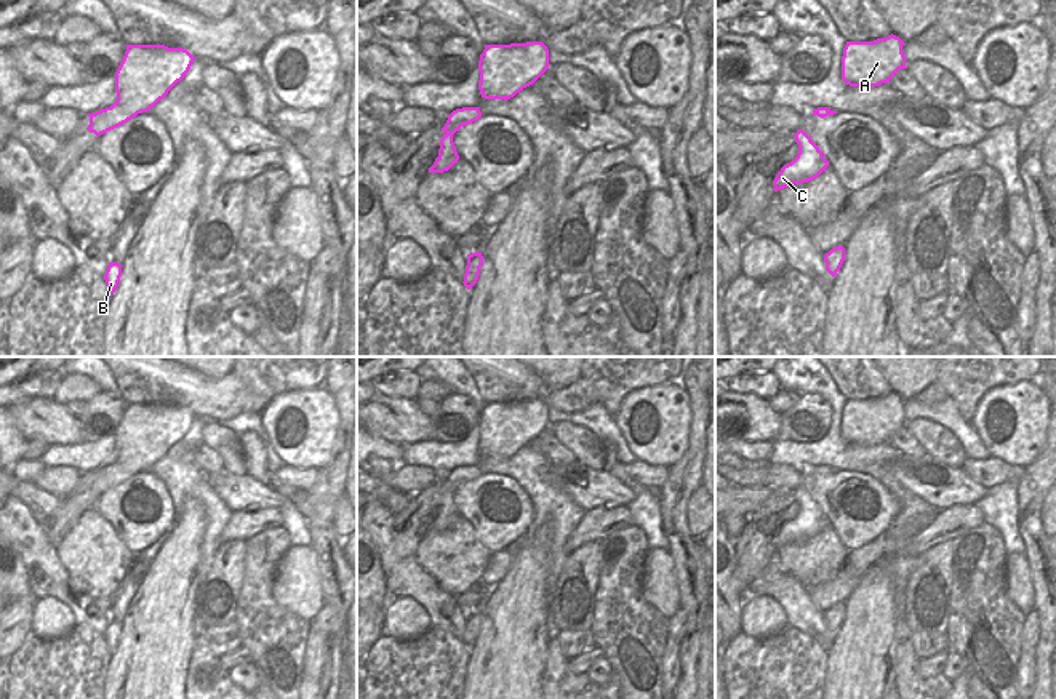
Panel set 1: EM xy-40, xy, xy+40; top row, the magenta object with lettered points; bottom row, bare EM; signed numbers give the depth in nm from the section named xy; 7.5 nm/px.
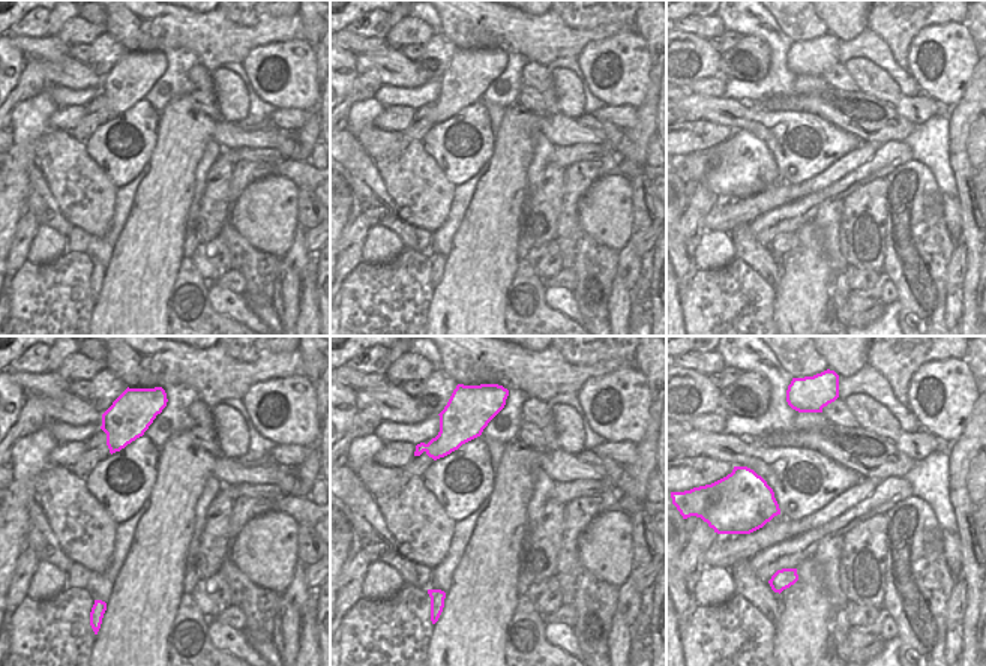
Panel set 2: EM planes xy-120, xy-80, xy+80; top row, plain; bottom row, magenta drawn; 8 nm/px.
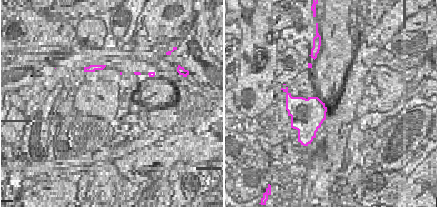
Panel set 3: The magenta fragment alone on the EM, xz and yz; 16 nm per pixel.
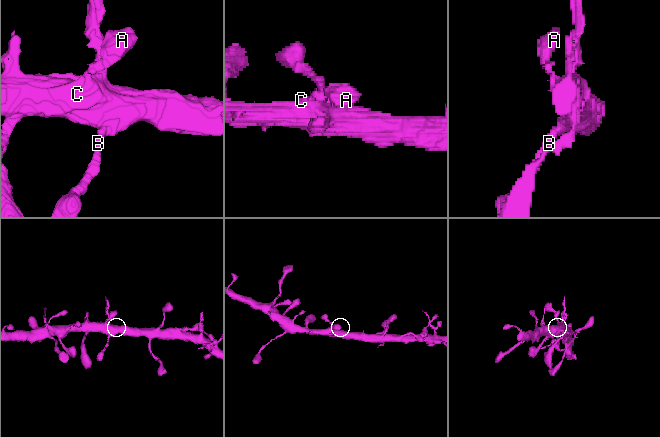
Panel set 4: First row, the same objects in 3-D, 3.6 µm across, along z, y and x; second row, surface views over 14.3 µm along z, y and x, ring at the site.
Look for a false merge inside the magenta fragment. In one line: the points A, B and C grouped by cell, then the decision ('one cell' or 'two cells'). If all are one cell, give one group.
A B C; one cell

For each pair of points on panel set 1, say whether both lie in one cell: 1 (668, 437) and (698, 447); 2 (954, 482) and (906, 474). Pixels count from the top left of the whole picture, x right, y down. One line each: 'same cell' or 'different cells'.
1: different cells
2: same cell

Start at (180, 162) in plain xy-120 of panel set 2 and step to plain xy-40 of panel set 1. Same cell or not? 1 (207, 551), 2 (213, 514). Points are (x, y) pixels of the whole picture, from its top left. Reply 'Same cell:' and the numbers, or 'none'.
Same cell: none

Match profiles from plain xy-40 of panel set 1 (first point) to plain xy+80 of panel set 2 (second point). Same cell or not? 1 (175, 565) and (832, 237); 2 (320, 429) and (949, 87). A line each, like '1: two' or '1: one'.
1: two
2: one

